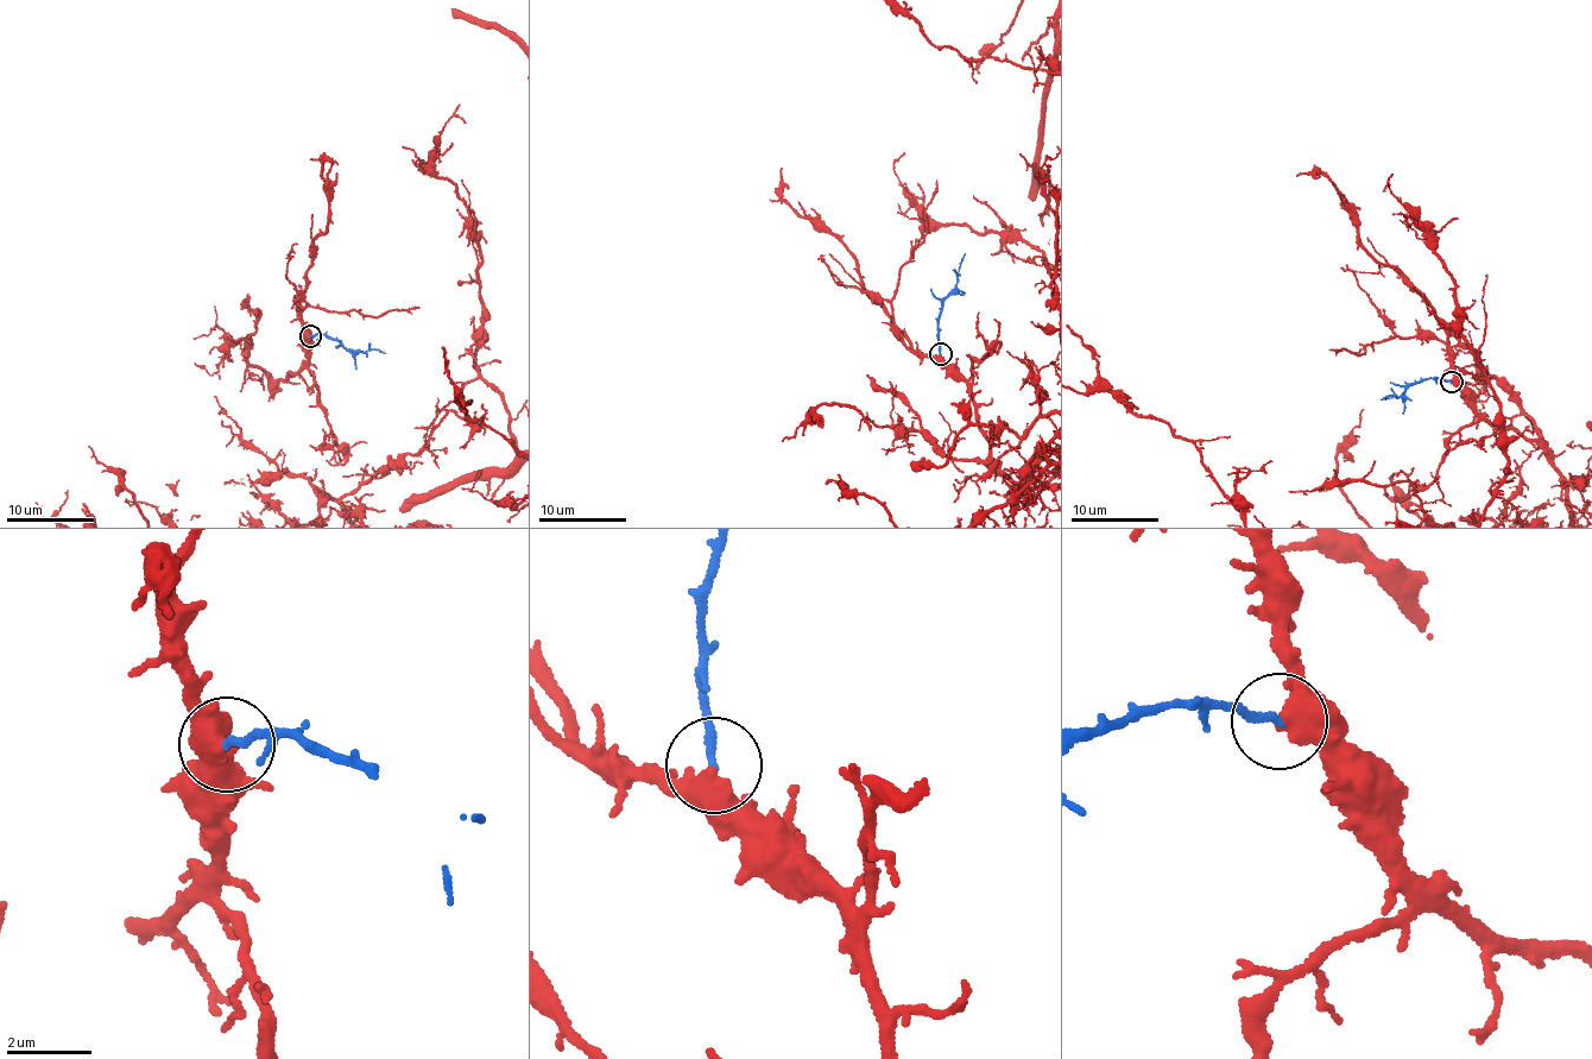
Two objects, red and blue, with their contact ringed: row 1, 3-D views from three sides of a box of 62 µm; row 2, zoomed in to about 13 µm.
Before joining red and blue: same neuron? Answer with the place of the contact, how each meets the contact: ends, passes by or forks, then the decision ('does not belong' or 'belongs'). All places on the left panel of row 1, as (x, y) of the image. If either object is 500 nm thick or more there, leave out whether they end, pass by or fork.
(310, 336) | belongs

